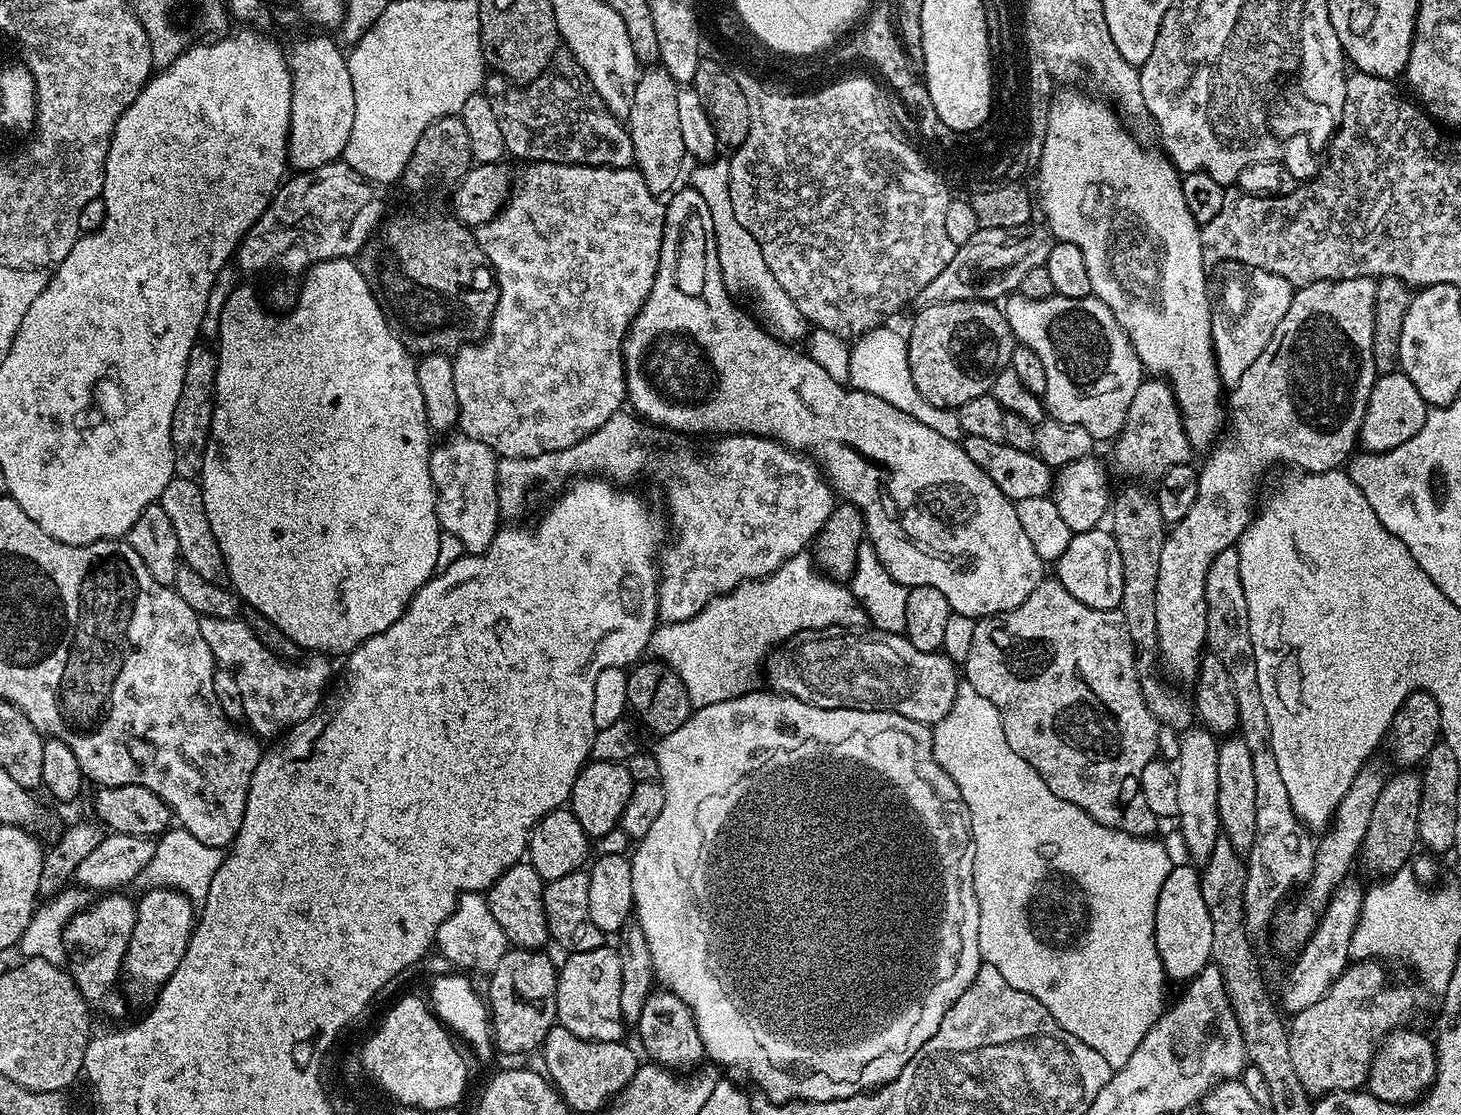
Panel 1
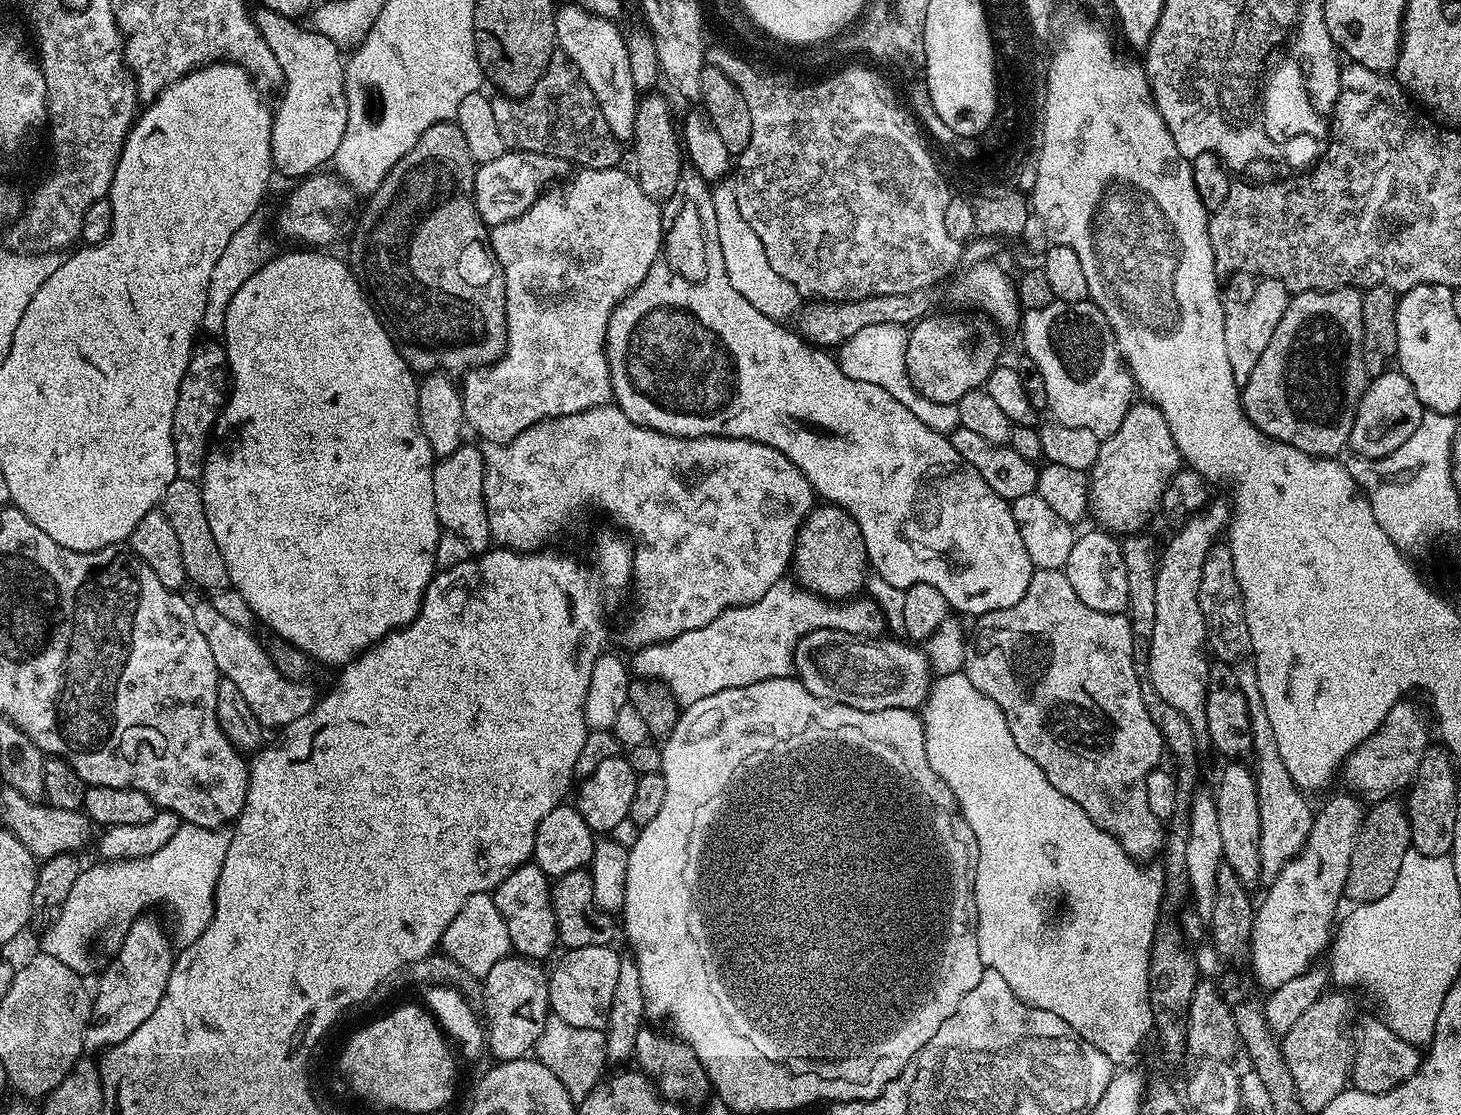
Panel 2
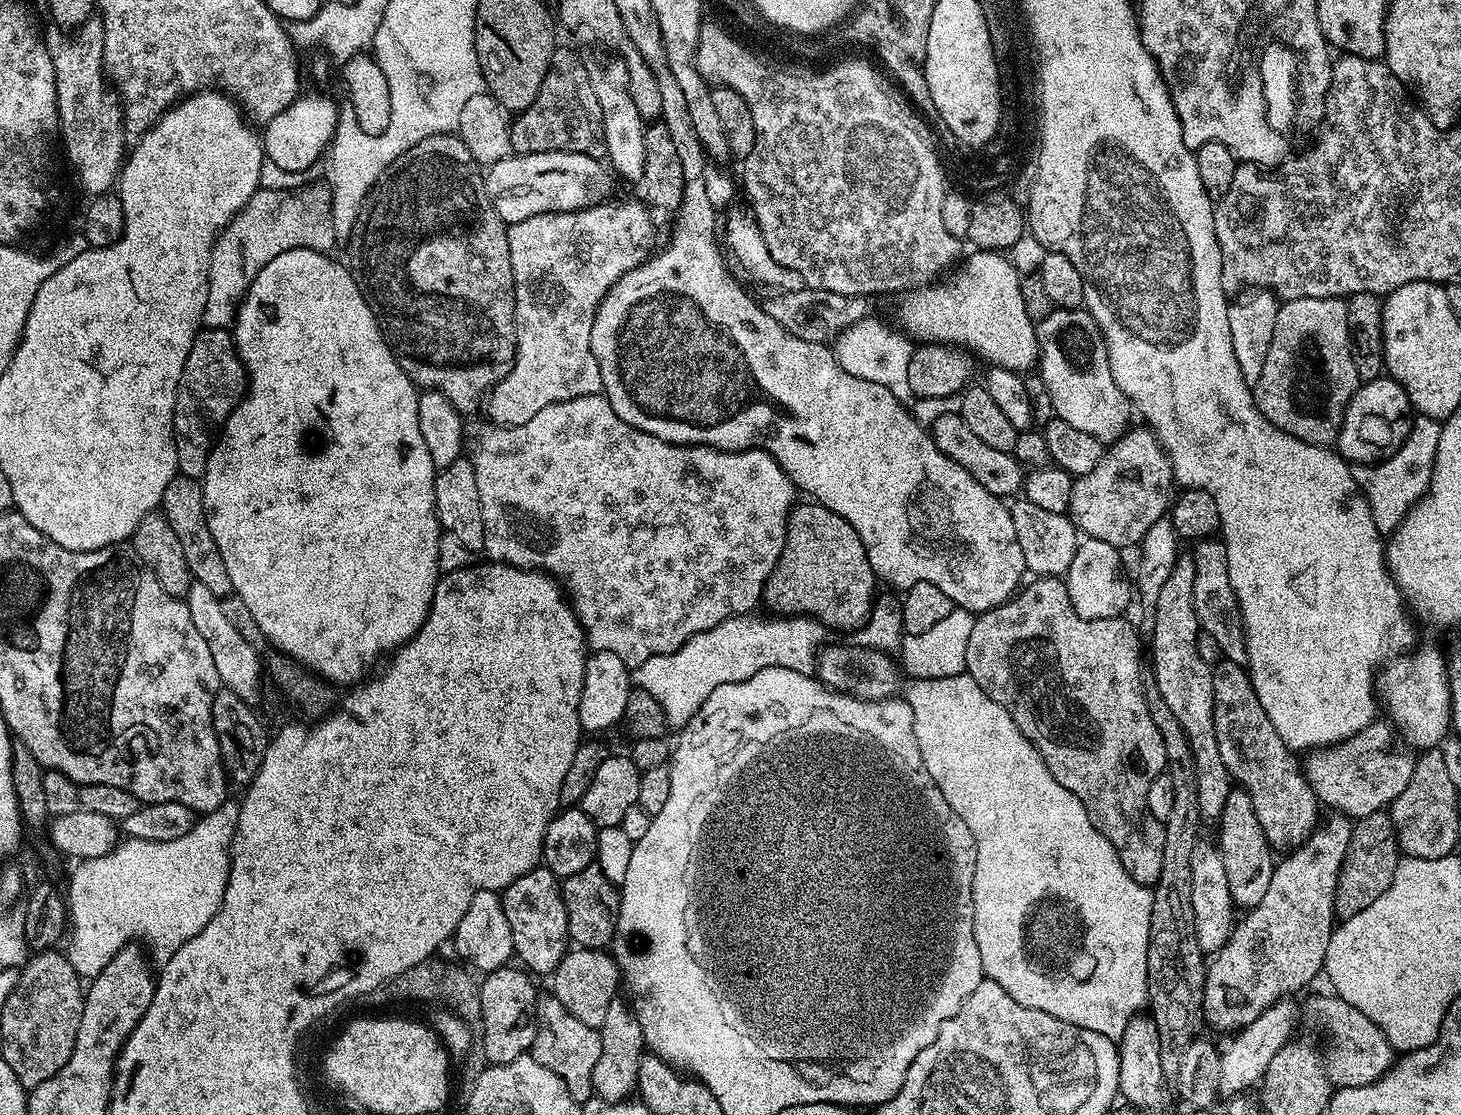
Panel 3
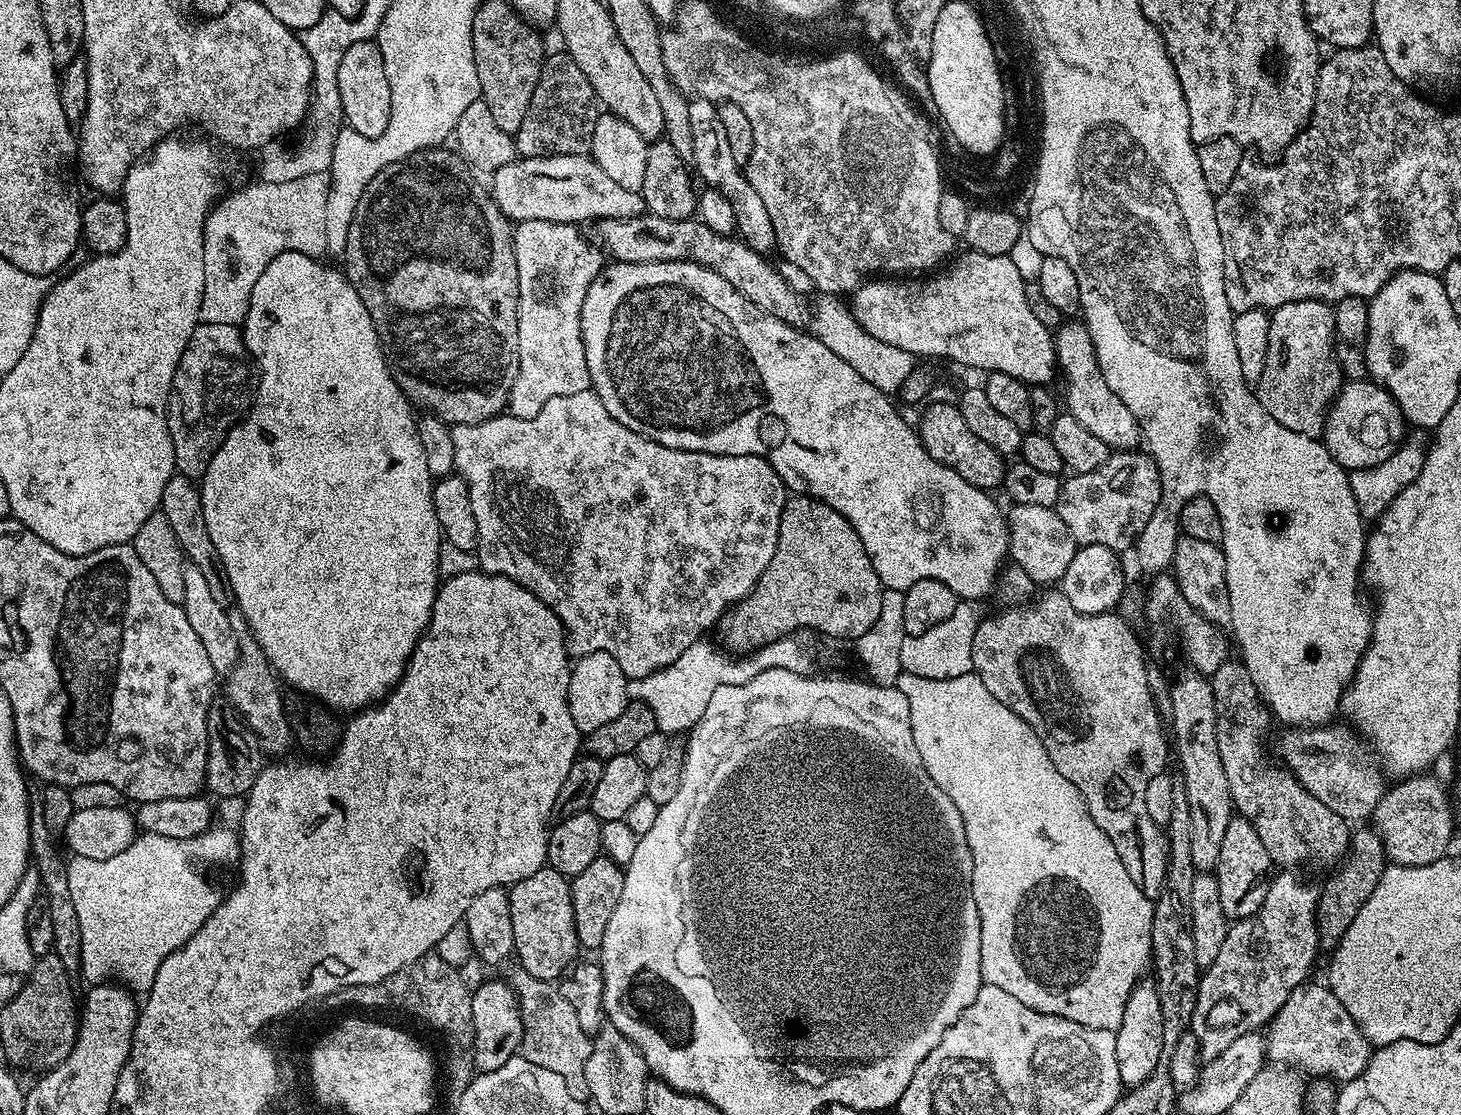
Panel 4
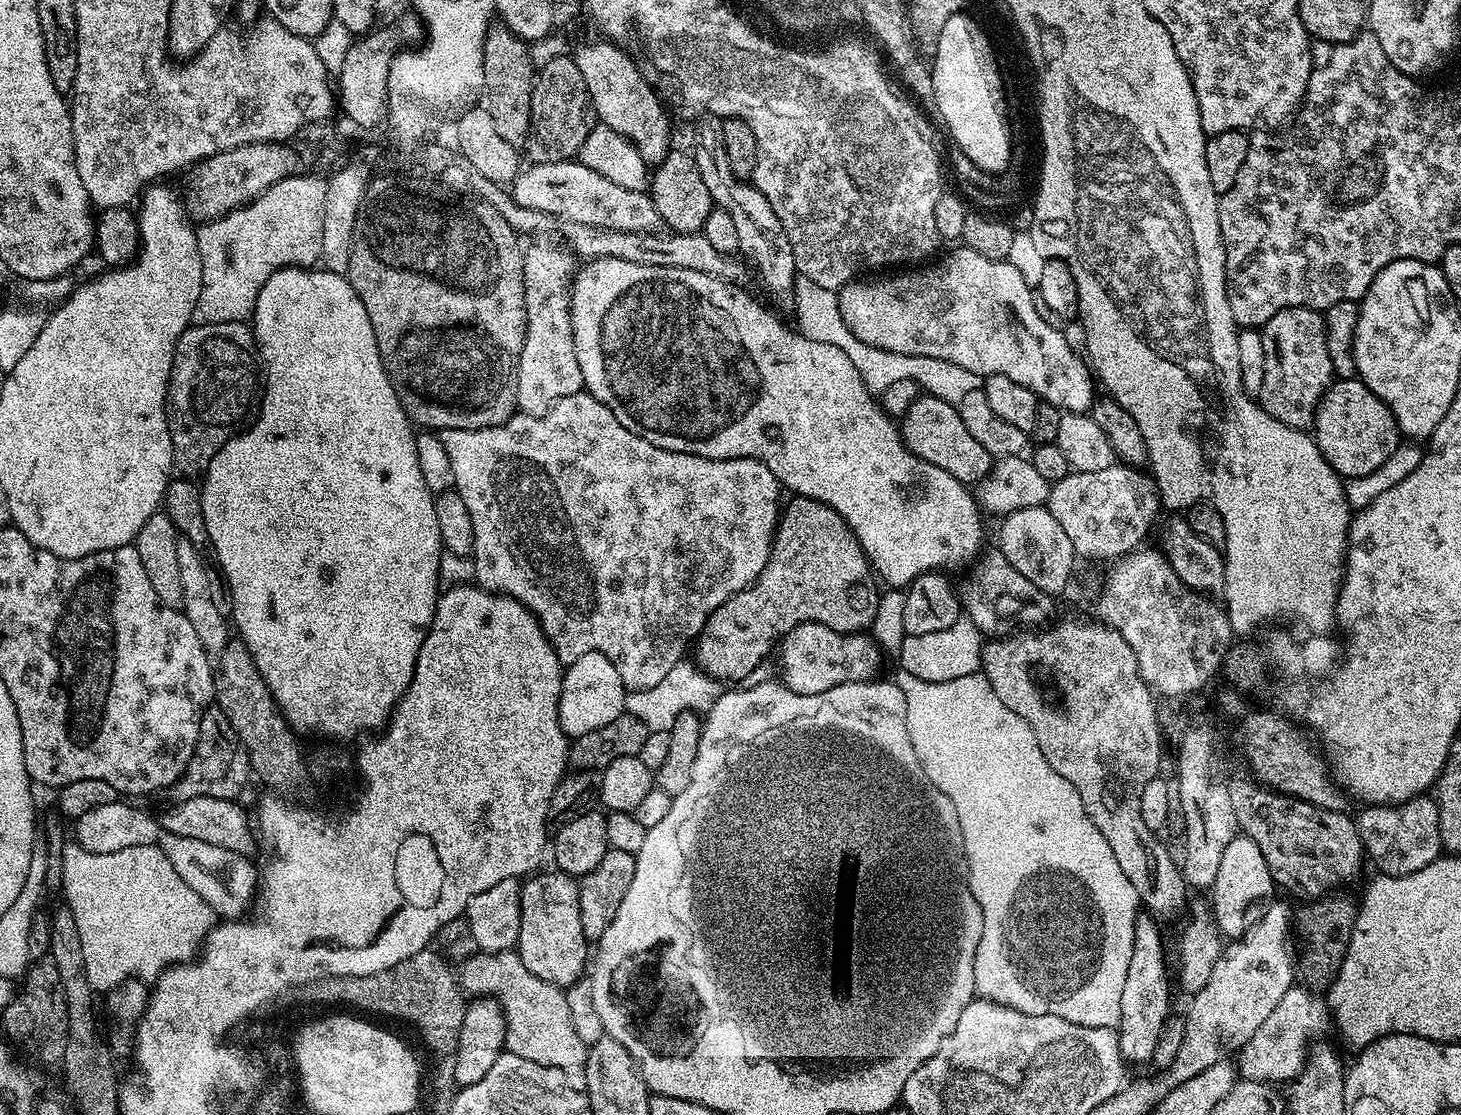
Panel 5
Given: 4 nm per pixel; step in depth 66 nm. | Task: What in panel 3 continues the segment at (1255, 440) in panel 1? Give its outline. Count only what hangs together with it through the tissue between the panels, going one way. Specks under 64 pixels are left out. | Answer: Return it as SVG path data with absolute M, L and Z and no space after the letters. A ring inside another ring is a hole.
M1298 298L1285 300L1278 310L1278 322L1274 322L1274 338L1270 338L1270 350L1262 375L1254 386L1256 406L1271 424L1286 434L1307 444L1332 446L1342 426L1344 408L1360 387L1362 381L1352 357L1352 331L1348 329L1348 301L1334 298ZM1177 559L1172 565L1170 583L1164 584L1162 594L1158 594L1156 621L1150 637L1151 679L1158 686L1158 694L1162 694L1166 706L1170 706L1174 718L1178 718L1182 730L1186 730L1186 742L1190 742L1190 754L1194 760L1200 819L1204 822L1216 822L1222 814L1222 806L1226 806L1226 798L1234 790L1234 781L1226 770L1226 762L1222 762L1222 754L1218 751L1218 738L1214 738L1213 665L1204 660L1200 653L1202 629L1191 599L1172 600L1172 592L1180 596L1191 589L1193 578L1194 566L1191 559Z

